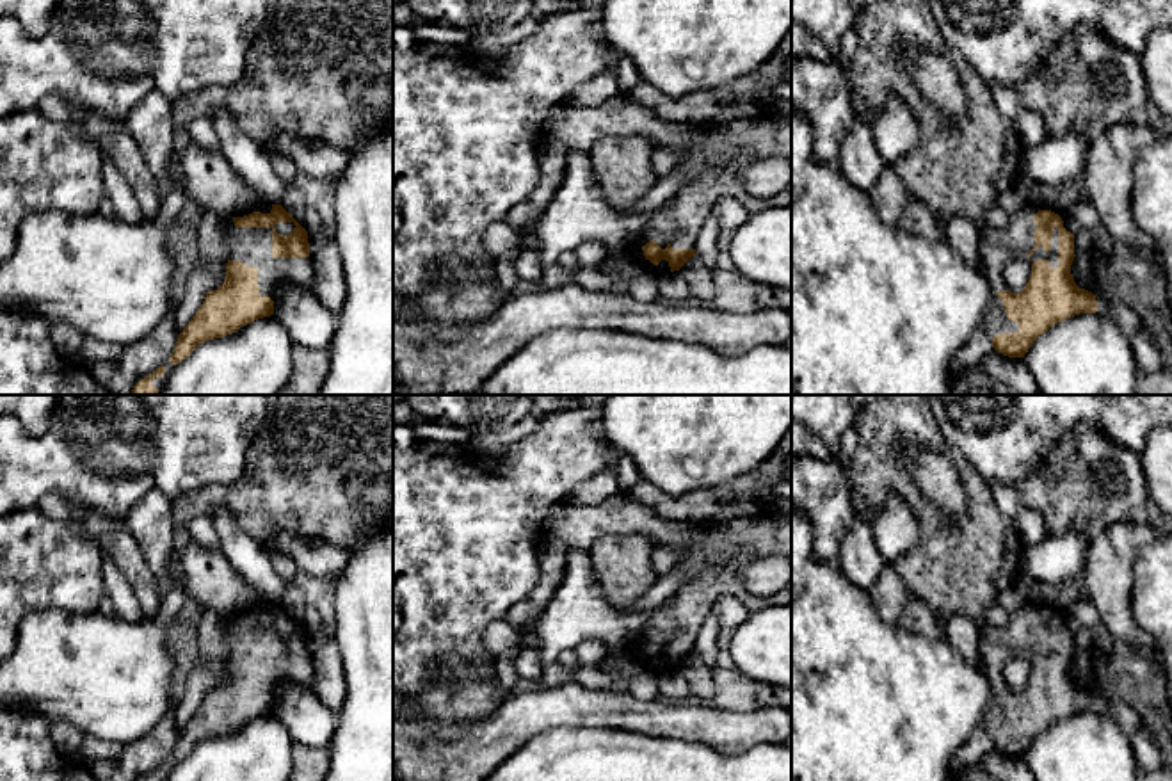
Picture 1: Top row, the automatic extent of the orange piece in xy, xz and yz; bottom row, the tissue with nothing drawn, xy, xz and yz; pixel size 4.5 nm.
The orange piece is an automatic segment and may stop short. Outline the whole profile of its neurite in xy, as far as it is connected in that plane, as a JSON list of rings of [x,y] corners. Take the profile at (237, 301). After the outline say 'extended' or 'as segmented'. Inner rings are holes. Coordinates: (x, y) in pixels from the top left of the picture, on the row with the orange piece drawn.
[[[260,201],[228,221],[229,260],[226,279],[178,334],[169,361],[178,365],[208,340],[224,338],[242,326],[274,315],[279,285],[311,288],[313,251],[308,231],[281,206]]]; extended

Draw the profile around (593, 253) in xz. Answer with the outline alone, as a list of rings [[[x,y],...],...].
[[[587,240],[574,249],[582,269],[598,269],[610,256],[608,247],[599,240]]]

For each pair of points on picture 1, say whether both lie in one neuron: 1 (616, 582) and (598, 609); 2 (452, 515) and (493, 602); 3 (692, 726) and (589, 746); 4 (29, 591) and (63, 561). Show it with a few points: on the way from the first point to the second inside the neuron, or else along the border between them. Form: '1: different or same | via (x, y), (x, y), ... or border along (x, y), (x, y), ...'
1: different | border along (589, 559), (602, 593), (625, 611)
2: same | via (452, 536), (457, 545), (457, 566), (472, 580)
3: different | border along (605, 728), (683, 739), (687, 742)
4: same | via (38, 582), (54, 566)

